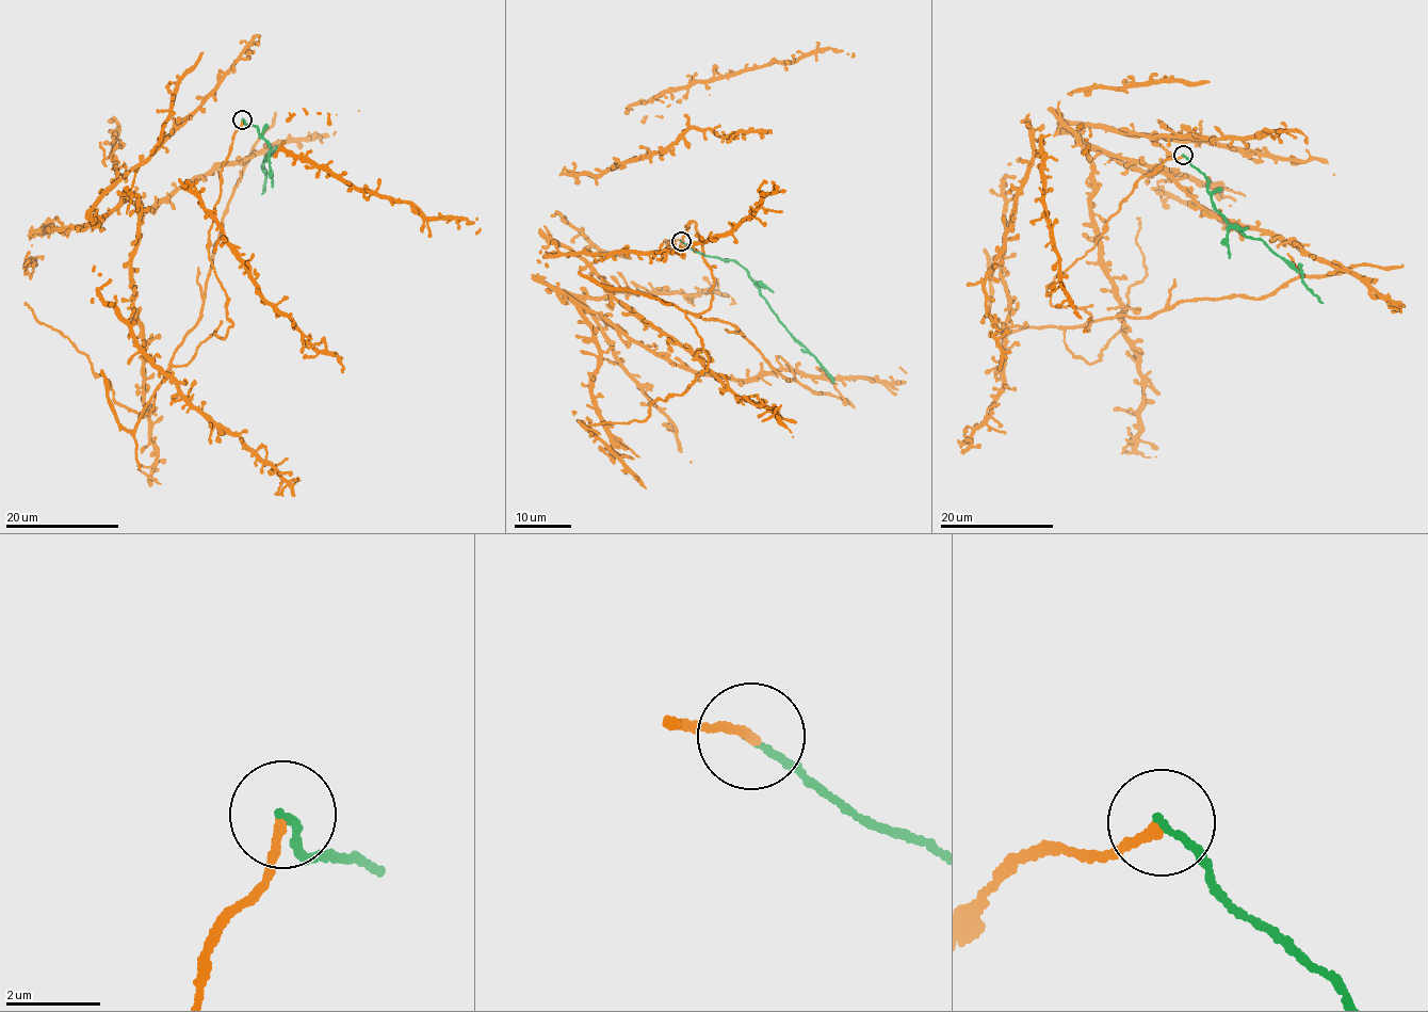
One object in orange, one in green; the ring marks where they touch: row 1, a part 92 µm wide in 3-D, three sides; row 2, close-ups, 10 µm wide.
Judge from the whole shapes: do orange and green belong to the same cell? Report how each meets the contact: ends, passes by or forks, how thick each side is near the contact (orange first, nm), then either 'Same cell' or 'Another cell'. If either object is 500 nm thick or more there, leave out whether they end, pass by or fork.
At the ring orange ends. At the ring green ends. Thickness 180 nm (orange) against 140 nm. Another cell

